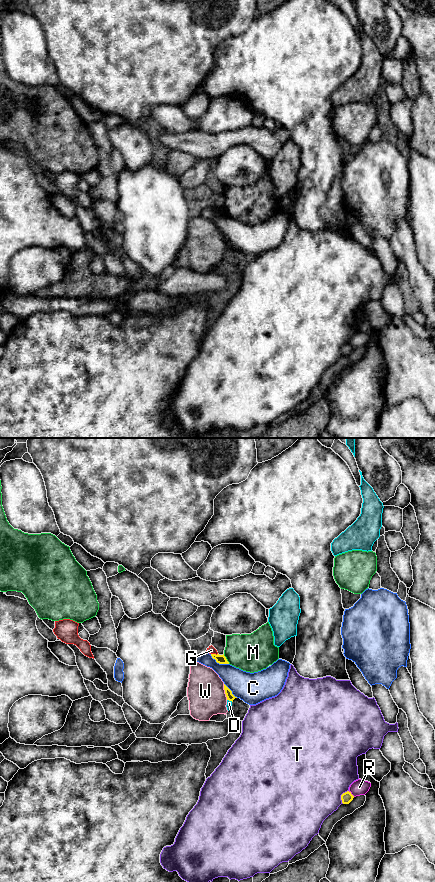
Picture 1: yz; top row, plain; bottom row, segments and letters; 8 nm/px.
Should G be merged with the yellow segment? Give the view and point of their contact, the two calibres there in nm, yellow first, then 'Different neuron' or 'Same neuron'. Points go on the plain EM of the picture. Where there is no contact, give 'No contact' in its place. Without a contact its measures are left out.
Touches yellow at yz (214, 206). Thickness 80 nm (yellow) against 60 nm. Different neuron

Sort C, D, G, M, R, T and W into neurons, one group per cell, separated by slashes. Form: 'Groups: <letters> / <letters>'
Groups: C / D / G / M / R / T / W

